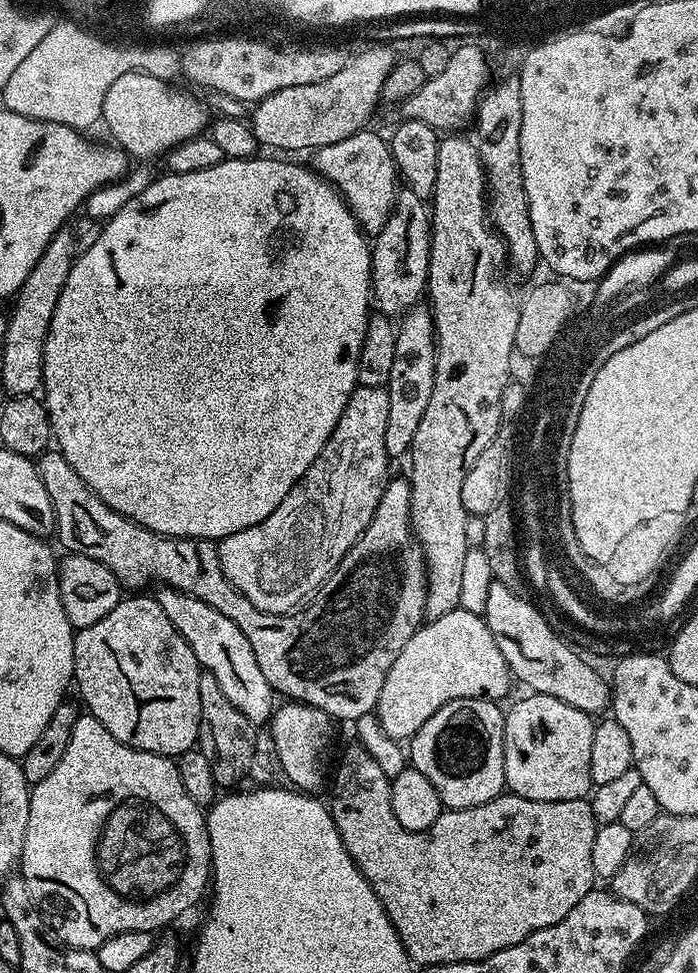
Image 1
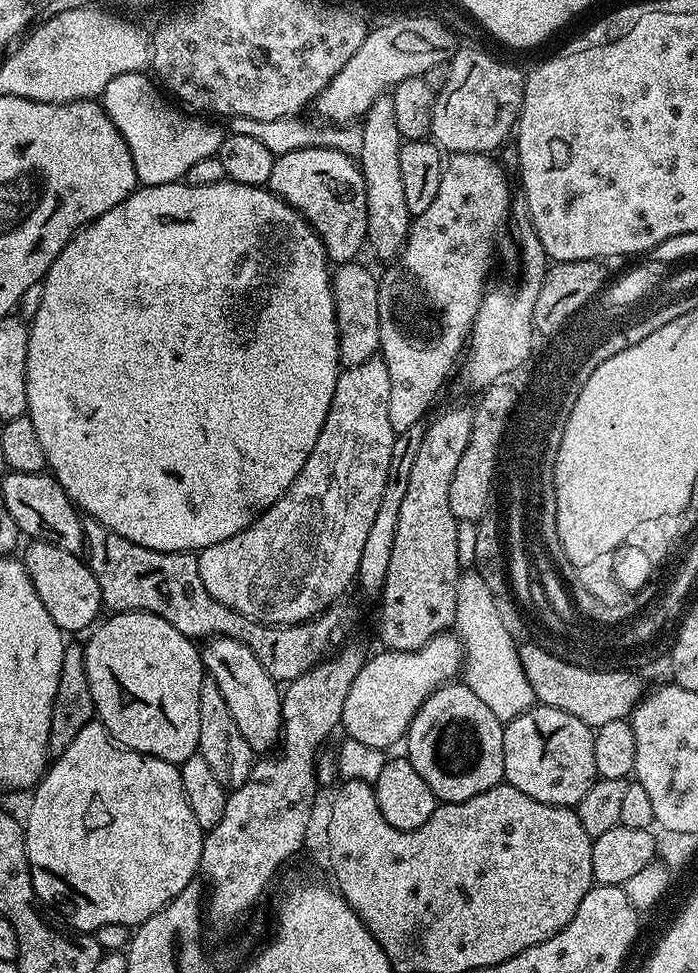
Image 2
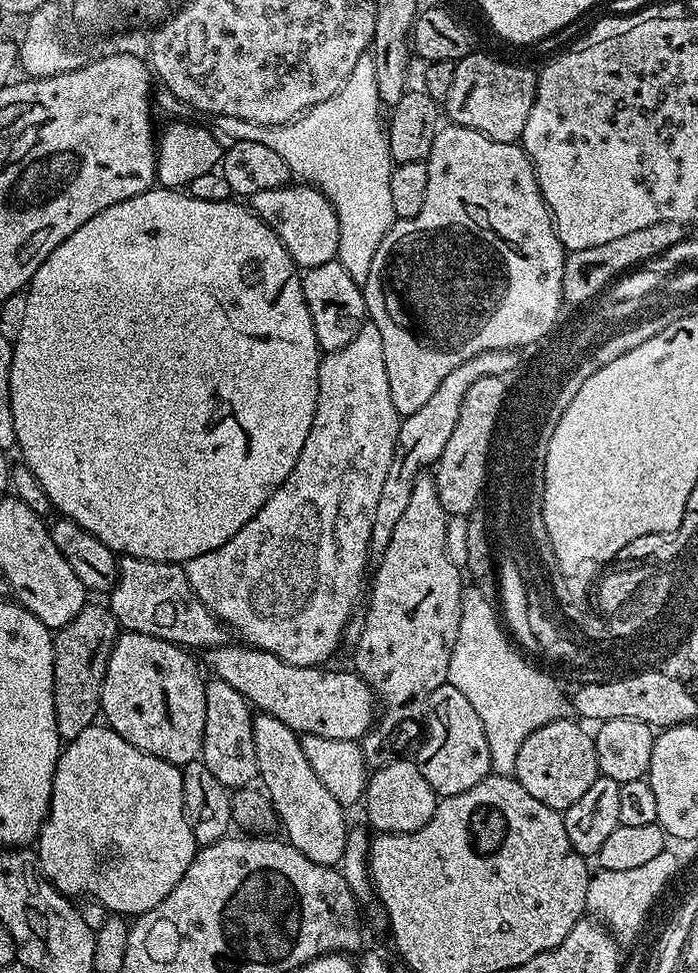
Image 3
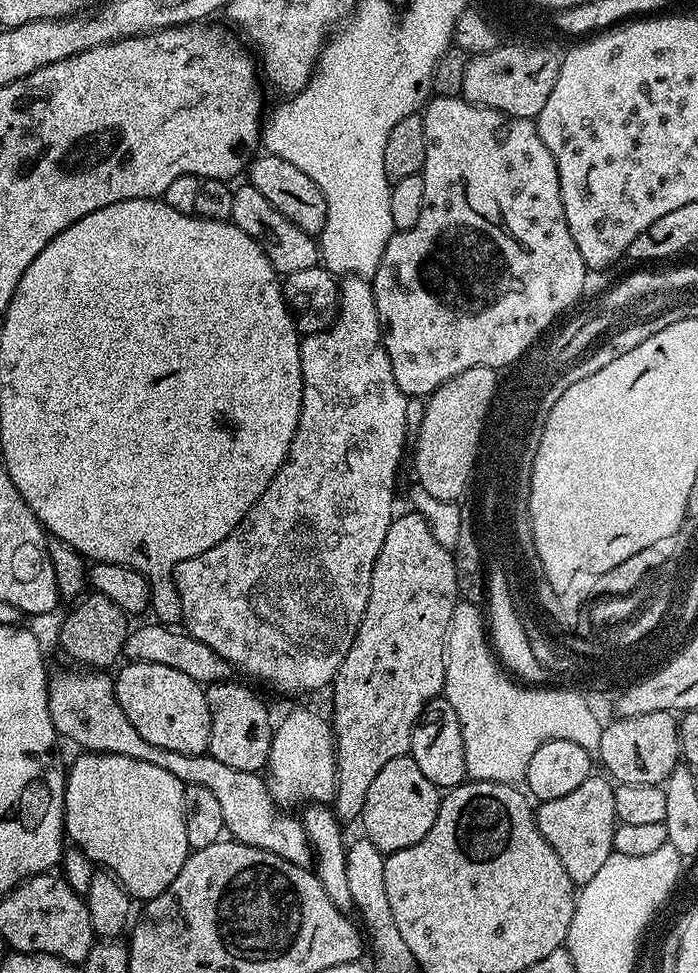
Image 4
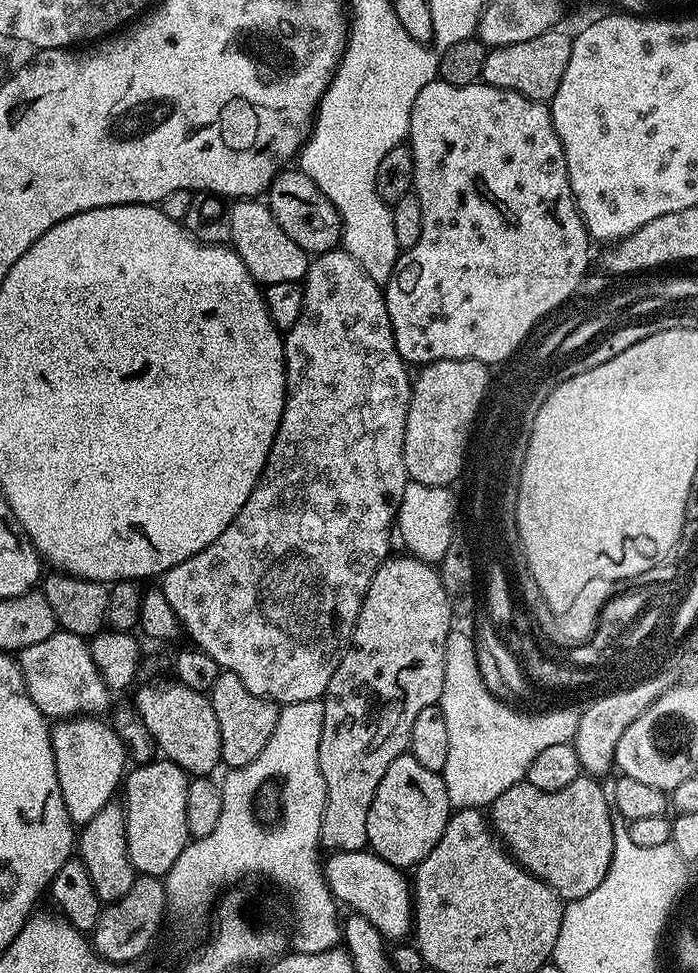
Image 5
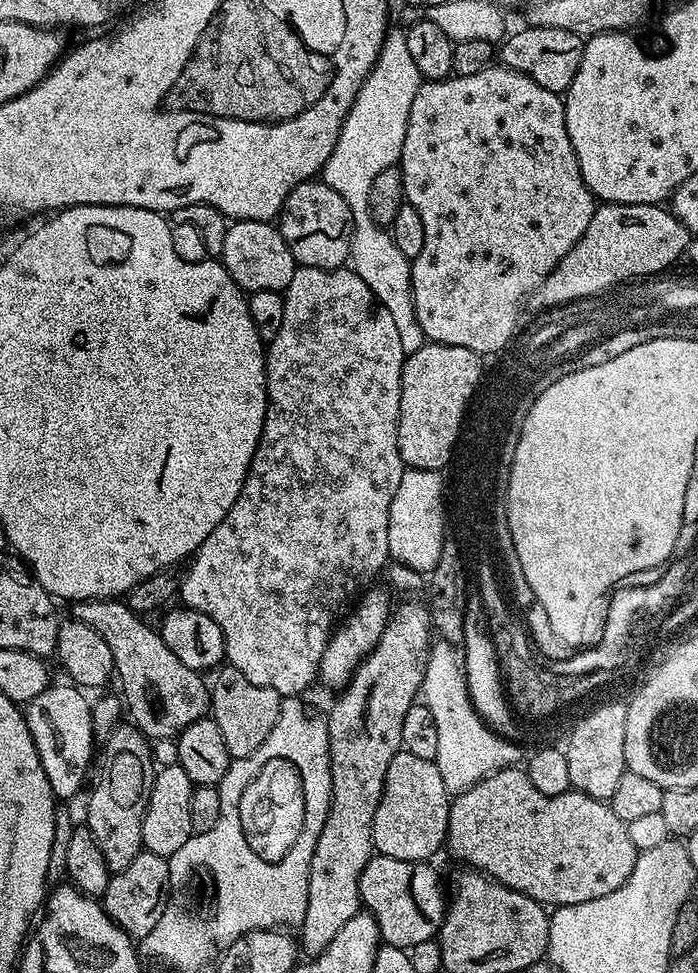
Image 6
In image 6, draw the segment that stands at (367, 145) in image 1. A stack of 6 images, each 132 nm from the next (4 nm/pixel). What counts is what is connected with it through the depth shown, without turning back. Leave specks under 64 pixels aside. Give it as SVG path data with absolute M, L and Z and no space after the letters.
M237 220L229 223L226 242L222 242L222 254L219 259L230 278L234 278L234 282L238 282L238 286L244 289L245 293L258 290L283 292L290 286L290 278L294 278L298 267L279 227L267 220Z

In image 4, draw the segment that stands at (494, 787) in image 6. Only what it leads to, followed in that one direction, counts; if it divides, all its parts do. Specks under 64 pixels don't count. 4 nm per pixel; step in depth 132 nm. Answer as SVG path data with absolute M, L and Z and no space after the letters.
M593 774L578 786L578 790L570 790L563 798L543 801L535 809L536 825L550 842L554 854L562 858L562 866L566 866L566 874L578 886L583 886L598 874L598 870L606 863L606 858L613 854L614 830L617 826L614 810L614 784L607 775Z

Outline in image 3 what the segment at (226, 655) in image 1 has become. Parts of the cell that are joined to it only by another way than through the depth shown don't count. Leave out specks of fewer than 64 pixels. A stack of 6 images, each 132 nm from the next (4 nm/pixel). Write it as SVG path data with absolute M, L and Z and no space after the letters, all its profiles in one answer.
M256 714L252 717L252 729L254 730L254 758L258 758L258 780L272 802L279 827L281 829L284 827L283 835L288 843L293 844L302 854L306 854L310 862L318 862L323 868L339 865L350 829L350 822L344 817L345 805L338 803L334 794L330 794L330 790L322 786L318 774L314 774L302 750L301 737L294 730L290 730L286 722L278 722L278 718L273 716Z

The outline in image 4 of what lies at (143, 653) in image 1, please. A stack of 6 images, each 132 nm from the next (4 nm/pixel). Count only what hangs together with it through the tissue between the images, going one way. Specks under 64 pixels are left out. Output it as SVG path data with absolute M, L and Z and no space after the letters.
M134 660L125 663L120 673L115 673L116 697L126 710L126 718L134 722L134 730L146 738L154 746L162 750L178 750L178 754L202 754L207 752L210 742L210 706L205 689L194 678L182 674L182 670L174 670L170 666L162 666L154 662Z

